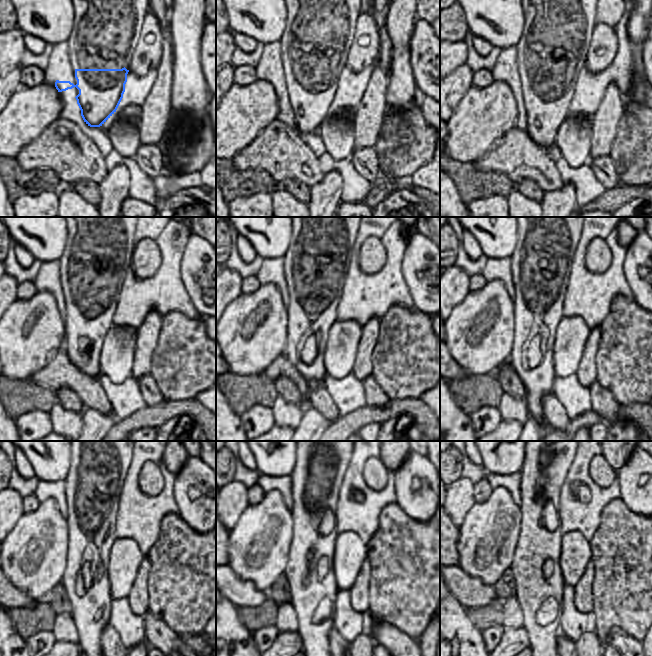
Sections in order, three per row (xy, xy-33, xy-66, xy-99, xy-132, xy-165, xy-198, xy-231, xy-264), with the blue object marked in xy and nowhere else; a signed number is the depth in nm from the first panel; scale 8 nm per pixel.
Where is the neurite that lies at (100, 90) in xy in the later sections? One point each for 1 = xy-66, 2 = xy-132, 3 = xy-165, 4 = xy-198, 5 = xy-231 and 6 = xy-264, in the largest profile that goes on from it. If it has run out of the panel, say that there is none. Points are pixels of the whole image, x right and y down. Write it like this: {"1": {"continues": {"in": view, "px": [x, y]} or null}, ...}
{"1": {"continues": {"in": "xy-66", "px": [543, 90]}}, "2": {"continues": {"in": "xy-132", "px": [312, 317]}}, "3": {"continues": {"in": "xy-165", "px": [538, 317]}}, "4": {"continues": {"in": "xy-198", "px": [91, 540]}}, "5": {"continues": {"in": "xy-231", "px": [314, 541]}}, "6": {"continues": {"in": "xy-264", "px": [537, 567]}}}

